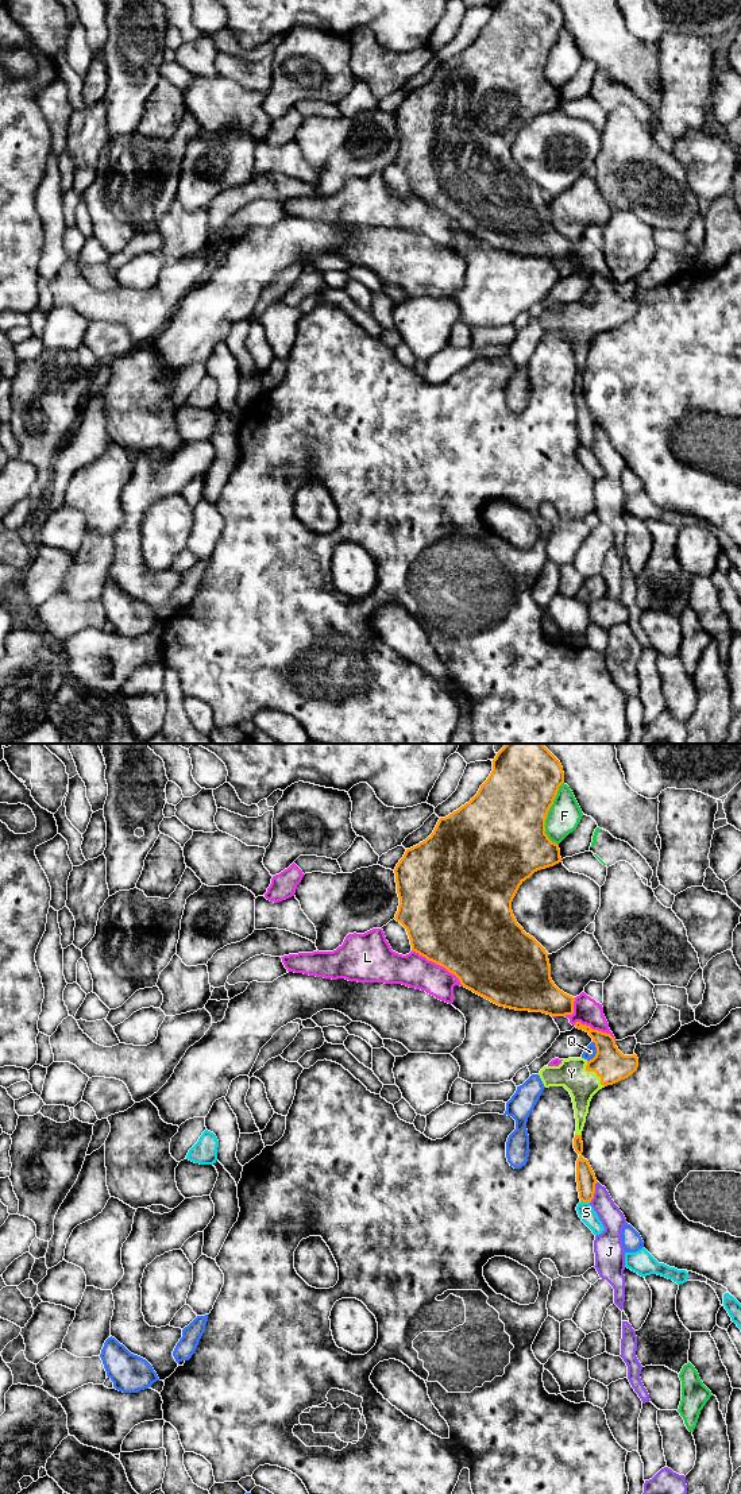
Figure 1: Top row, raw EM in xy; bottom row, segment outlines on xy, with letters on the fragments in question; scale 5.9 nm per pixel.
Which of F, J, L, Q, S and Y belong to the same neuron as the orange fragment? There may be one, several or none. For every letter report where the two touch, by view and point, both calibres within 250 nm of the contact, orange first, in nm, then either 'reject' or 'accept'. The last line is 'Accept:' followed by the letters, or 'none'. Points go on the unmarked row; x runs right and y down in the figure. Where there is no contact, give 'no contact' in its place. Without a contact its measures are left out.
F: xy (547, 58) | 460/190 nm | reject
J: xy (594, 436) | 120/140 nm | reject
L: xy (439, 208) | 500/200 nm | reject
Q: xy (597, 296) | 200/70 nm | reject
S: xy (585, 446) | 120/100 nm | reject
Y: xy (594, 315) | 200/180 nm | accept
Accept: Y

